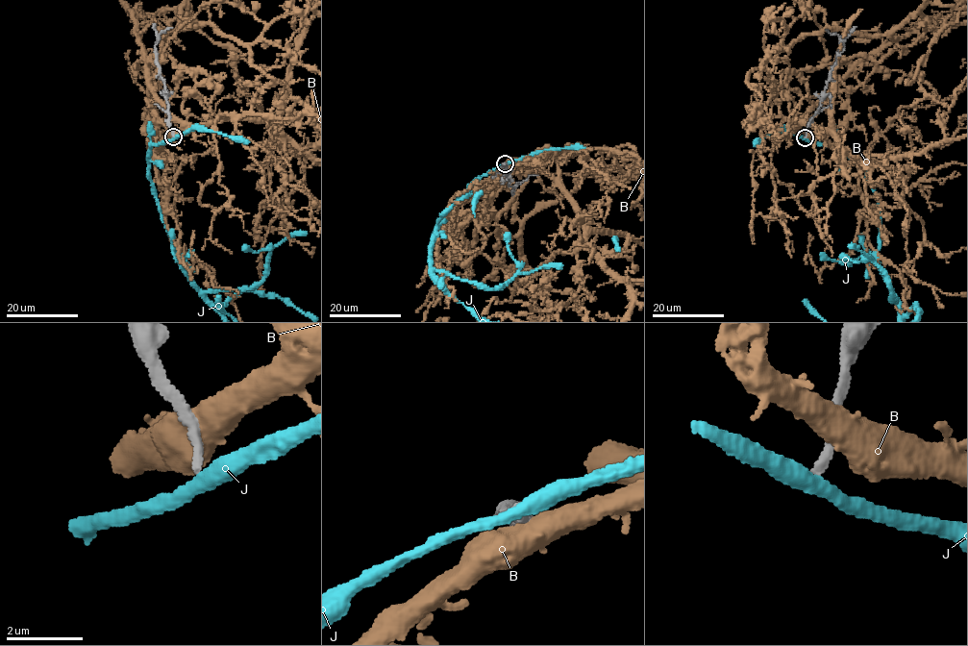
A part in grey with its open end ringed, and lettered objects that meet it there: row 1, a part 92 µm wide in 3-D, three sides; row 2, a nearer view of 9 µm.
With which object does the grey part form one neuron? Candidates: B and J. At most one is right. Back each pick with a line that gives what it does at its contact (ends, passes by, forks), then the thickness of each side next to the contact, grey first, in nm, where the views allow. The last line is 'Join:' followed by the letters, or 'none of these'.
Join: none of these

